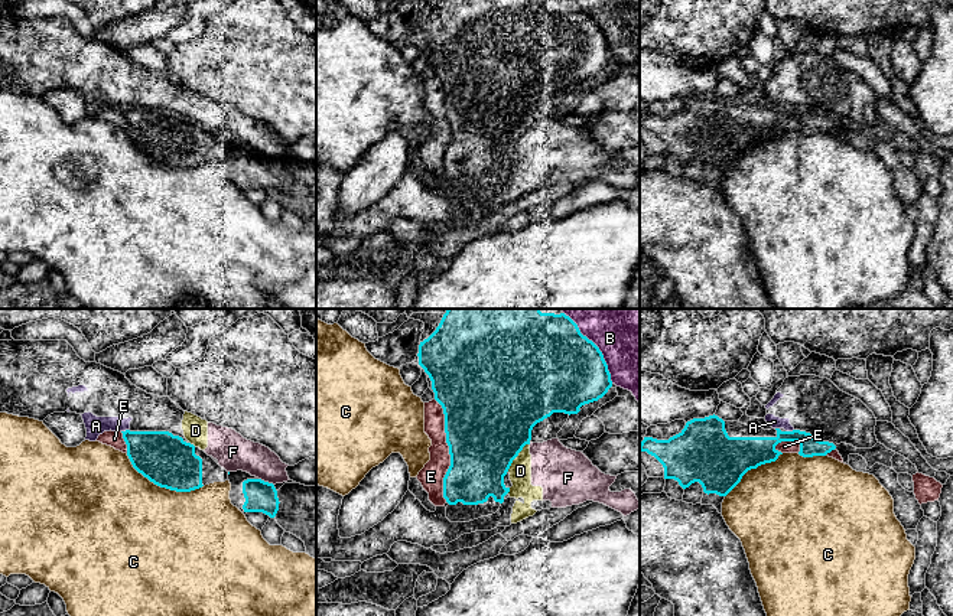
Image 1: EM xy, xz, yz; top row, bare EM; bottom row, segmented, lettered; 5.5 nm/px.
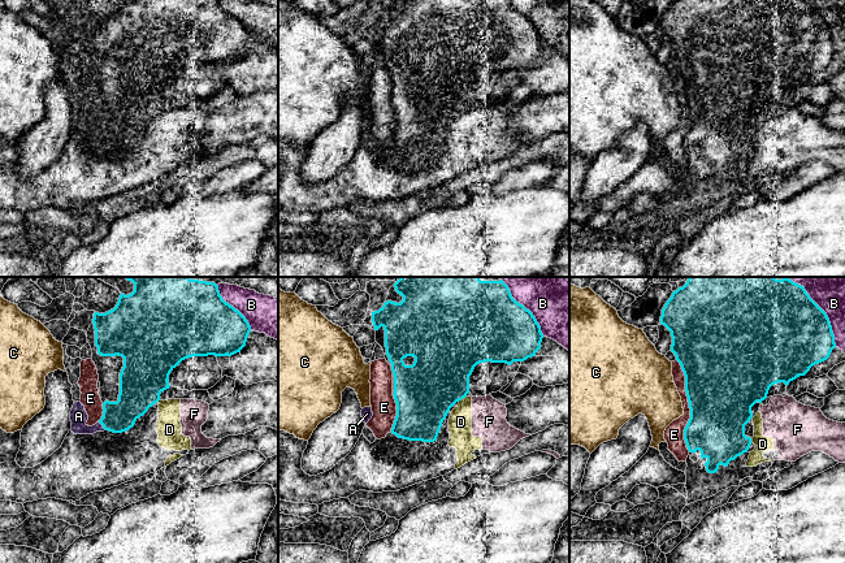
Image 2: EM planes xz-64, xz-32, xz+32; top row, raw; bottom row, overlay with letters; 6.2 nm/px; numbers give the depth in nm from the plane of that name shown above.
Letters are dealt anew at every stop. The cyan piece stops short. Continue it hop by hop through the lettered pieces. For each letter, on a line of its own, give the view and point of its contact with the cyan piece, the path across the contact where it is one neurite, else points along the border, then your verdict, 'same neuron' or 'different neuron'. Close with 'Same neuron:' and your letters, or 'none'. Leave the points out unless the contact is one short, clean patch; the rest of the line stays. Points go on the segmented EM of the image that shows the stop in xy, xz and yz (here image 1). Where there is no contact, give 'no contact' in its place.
A: meets cyan in yz at (789, 432); border along yz (793, 429), (786, 432); different neuron
B: meets cyan in xz at (597, 346); different neuron
C: meets cyan in xy at (162, 486); different neuron
D: meets cyan in xz at (517, 455); border along xz (529, 443), (507, 471); different neuron
E: meets cyan in xz at (449, 450); different neuron
F: meets cyan in xy at (266, 482); different neuron
Same neuron: none

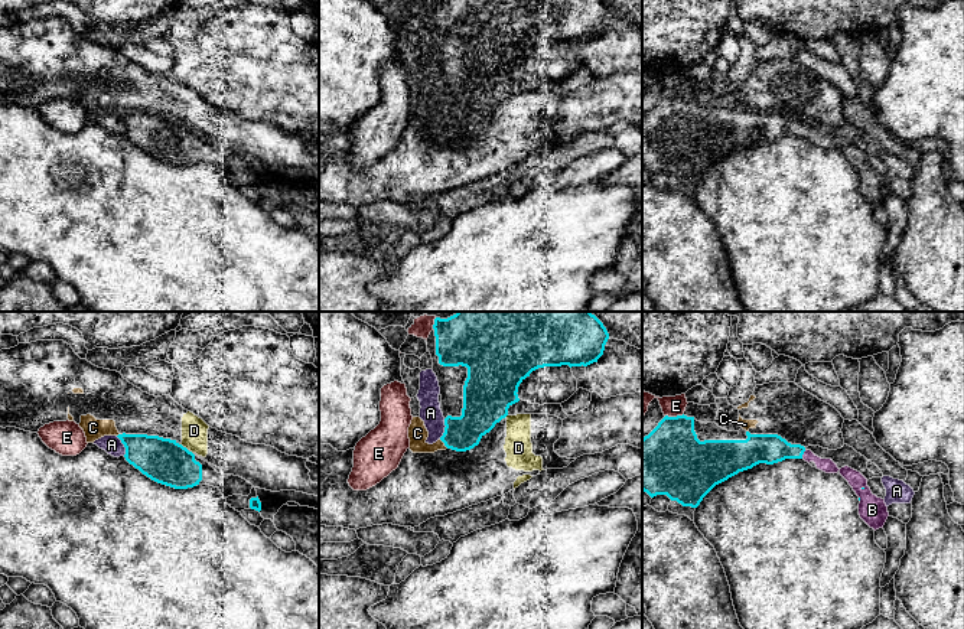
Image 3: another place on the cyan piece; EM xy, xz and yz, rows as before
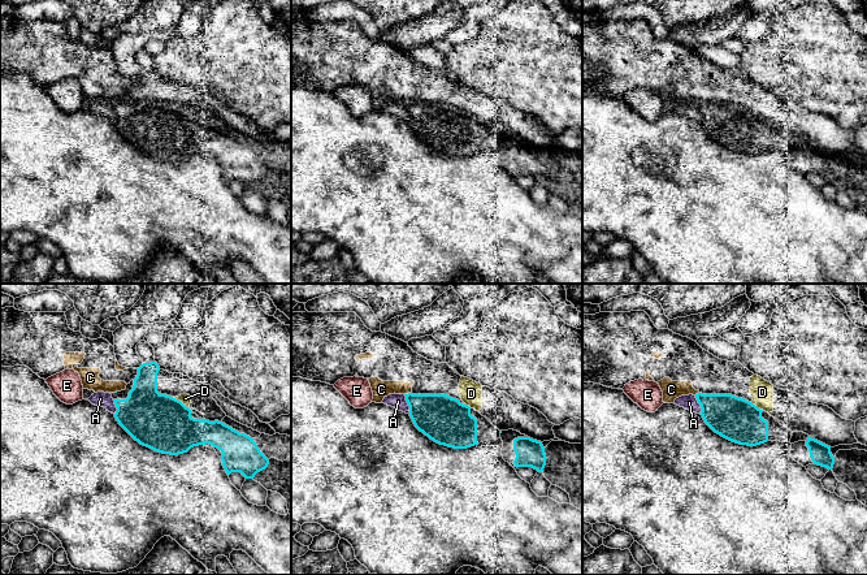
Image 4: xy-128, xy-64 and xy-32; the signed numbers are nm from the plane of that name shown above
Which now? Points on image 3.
A: meets cyan in xy at (124, 446); different neuron
B: meets cyan in yz at (803, 453); runs through yz (769, 449), (803, 453), (826, 465); same neuron
C: meets cyan in xz at (443, 442); border along xz (439, 439), (448, 447); different neuron
D: meets cyan in xy at (185, 447); border along xy (181, 443), (188, 450); different neuron
E: meets cyan in yz at (674, 417); border along yz (683, 413), (665, 416); different neuron
Same neuron: B

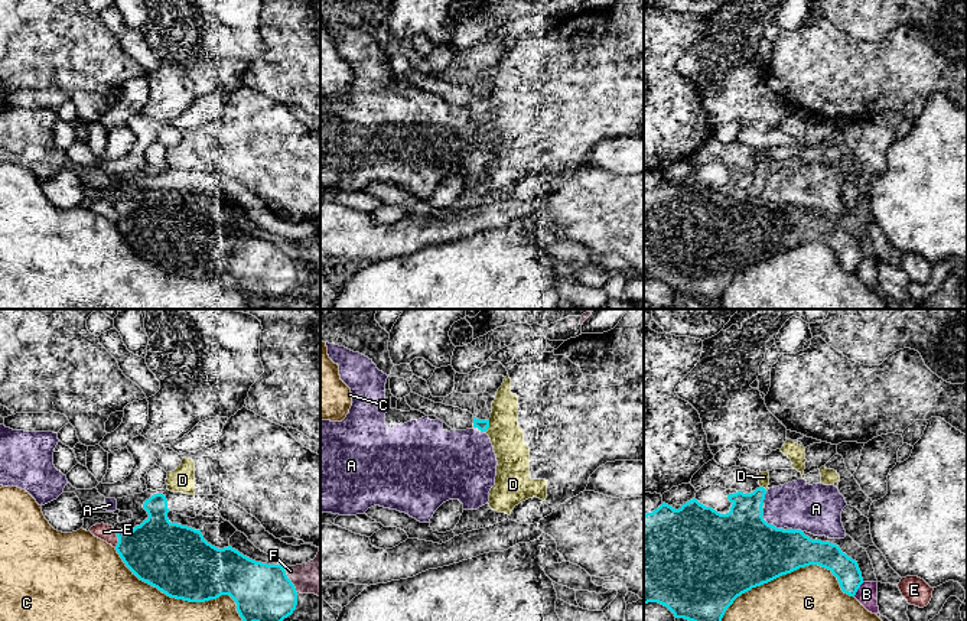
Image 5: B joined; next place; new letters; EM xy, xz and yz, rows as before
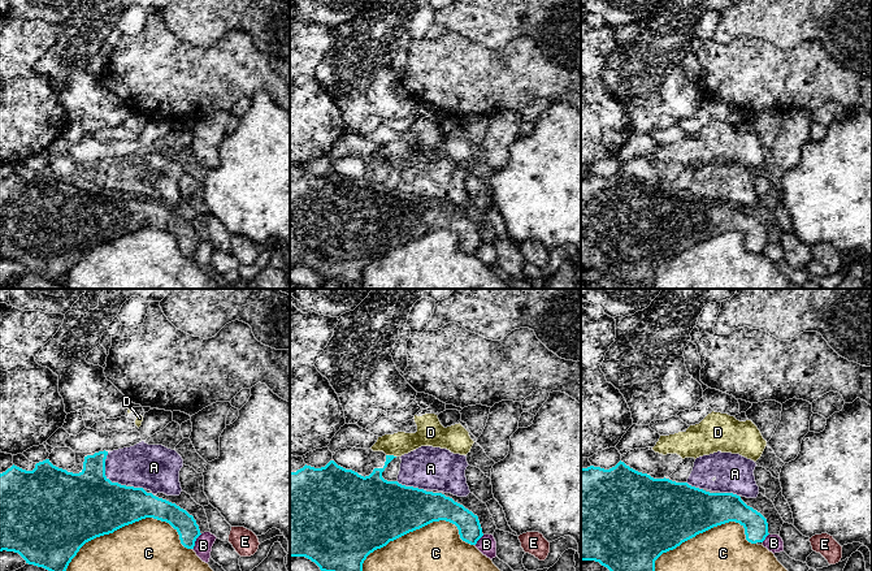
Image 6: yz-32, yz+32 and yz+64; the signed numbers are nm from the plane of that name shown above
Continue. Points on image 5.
A: meets cyan in yz at (767, 523); different neuron
B: meets cyan in yz at (858, 588); different neuron
C: meets cyan in yz at (787, 572); different neuron
D: meets cyan in xz at (488, 426); border along xz (489, 420), (485, 432); different neuron
E: meets cyan in xy at (119, 540); different neuron
F: meets cyan in xy at (290, 581); different neuron
Same neuron: none

